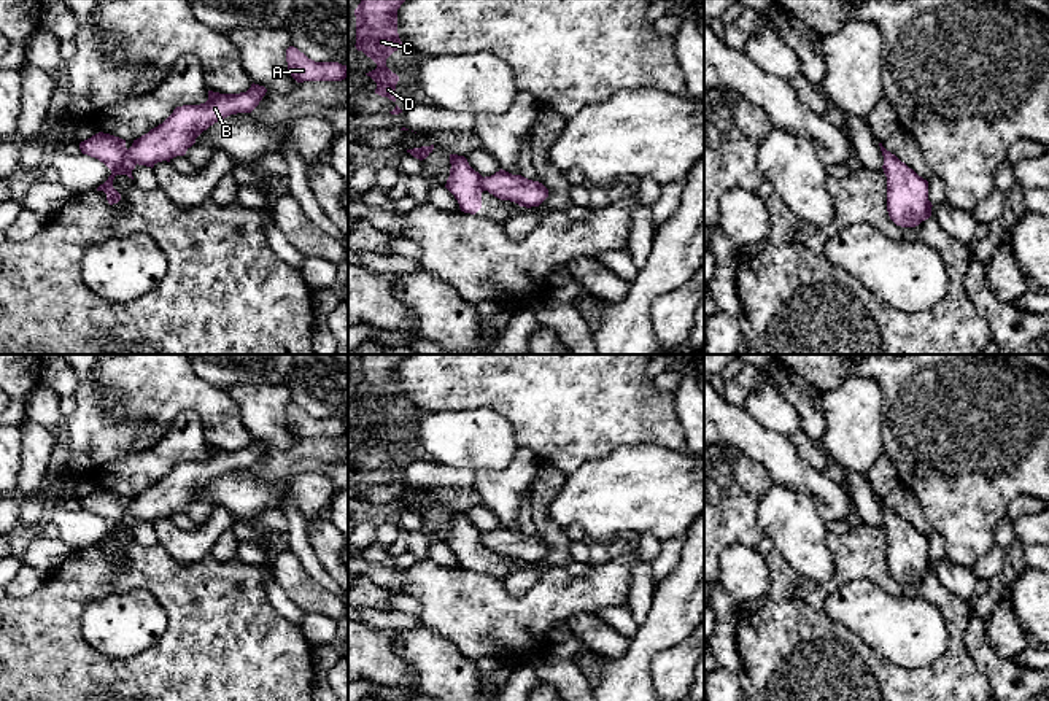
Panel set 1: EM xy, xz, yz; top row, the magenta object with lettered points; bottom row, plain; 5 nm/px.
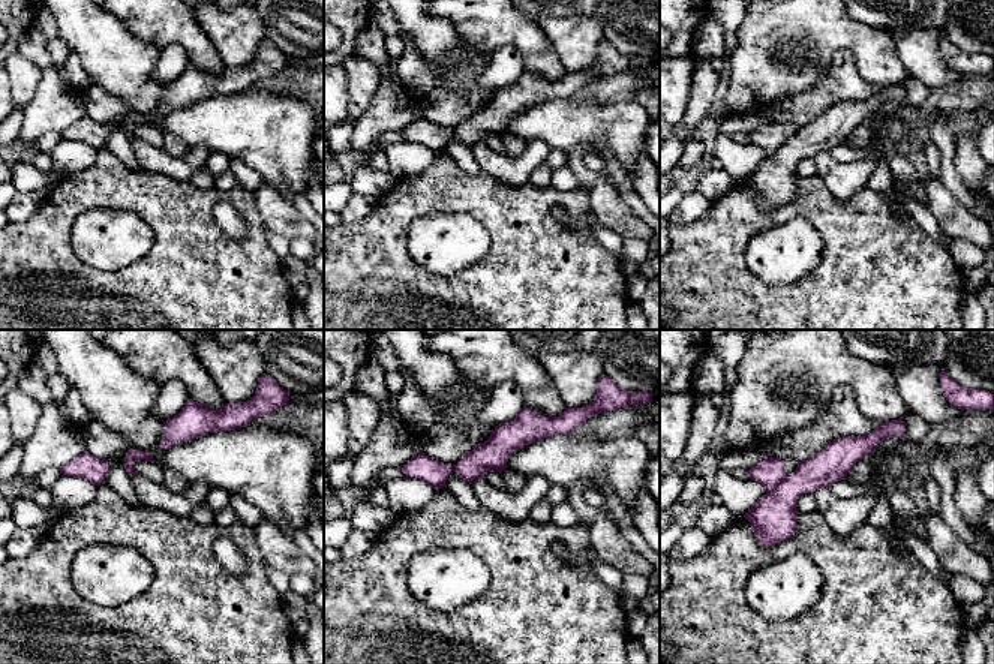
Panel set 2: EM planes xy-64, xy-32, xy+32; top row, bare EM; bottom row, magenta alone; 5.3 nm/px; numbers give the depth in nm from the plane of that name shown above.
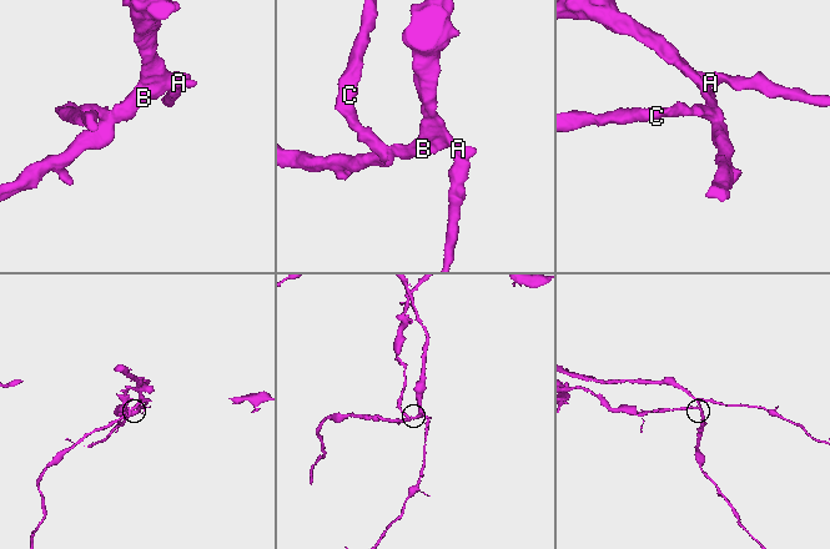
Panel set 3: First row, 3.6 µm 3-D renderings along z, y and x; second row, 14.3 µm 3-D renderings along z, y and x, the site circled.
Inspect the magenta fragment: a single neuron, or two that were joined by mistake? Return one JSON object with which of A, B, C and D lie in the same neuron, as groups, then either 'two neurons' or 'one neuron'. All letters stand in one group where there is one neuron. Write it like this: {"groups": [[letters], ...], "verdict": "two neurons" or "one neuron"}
{"groups": [["A", "B"], ["C", "D"]], "verdict": "two neurons"}

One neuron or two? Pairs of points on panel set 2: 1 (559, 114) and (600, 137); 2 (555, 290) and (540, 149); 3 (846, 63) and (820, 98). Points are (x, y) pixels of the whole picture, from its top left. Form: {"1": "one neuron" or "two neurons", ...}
{"1": "one neuron", "2": "two neurons", "3": "one neuron"}

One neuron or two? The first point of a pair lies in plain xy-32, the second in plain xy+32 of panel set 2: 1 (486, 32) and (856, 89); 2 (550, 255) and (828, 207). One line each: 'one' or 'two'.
1: two
2: one

